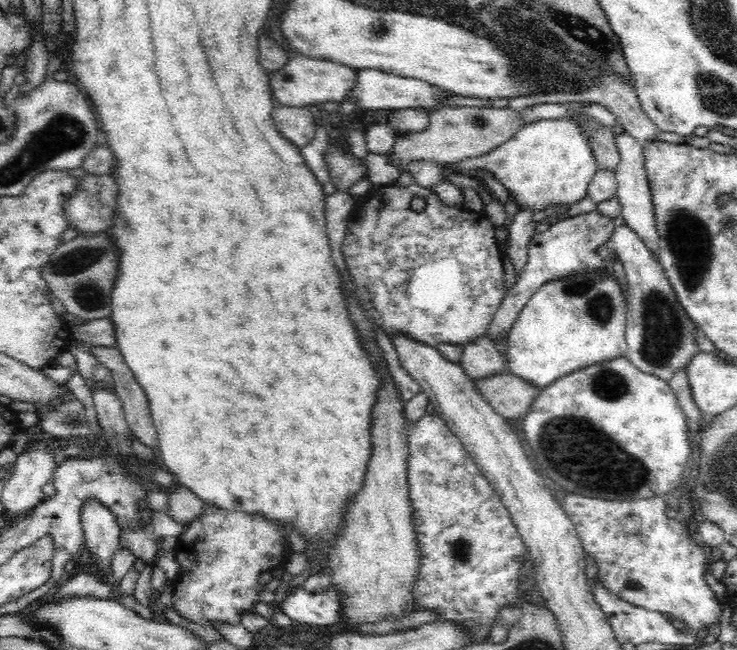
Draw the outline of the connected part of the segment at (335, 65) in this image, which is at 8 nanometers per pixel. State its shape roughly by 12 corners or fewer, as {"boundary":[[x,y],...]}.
{"boundary":[[295,54],[269,73],[277,105],[343,102],[358,71]]}

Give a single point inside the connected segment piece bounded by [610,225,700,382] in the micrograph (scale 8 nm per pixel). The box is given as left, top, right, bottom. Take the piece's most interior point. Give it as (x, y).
(661, 338)

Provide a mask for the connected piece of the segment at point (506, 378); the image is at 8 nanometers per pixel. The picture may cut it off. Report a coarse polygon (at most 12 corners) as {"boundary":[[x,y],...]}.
{"boundary":[[510,372],[478,379],[504,418],[524,417],[543,389]]}

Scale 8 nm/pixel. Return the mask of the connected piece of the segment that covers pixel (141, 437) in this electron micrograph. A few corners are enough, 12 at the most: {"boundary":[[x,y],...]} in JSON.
{"boundary":[[94,347],[134,437],[158,451],[146,393],[117,347]]}

